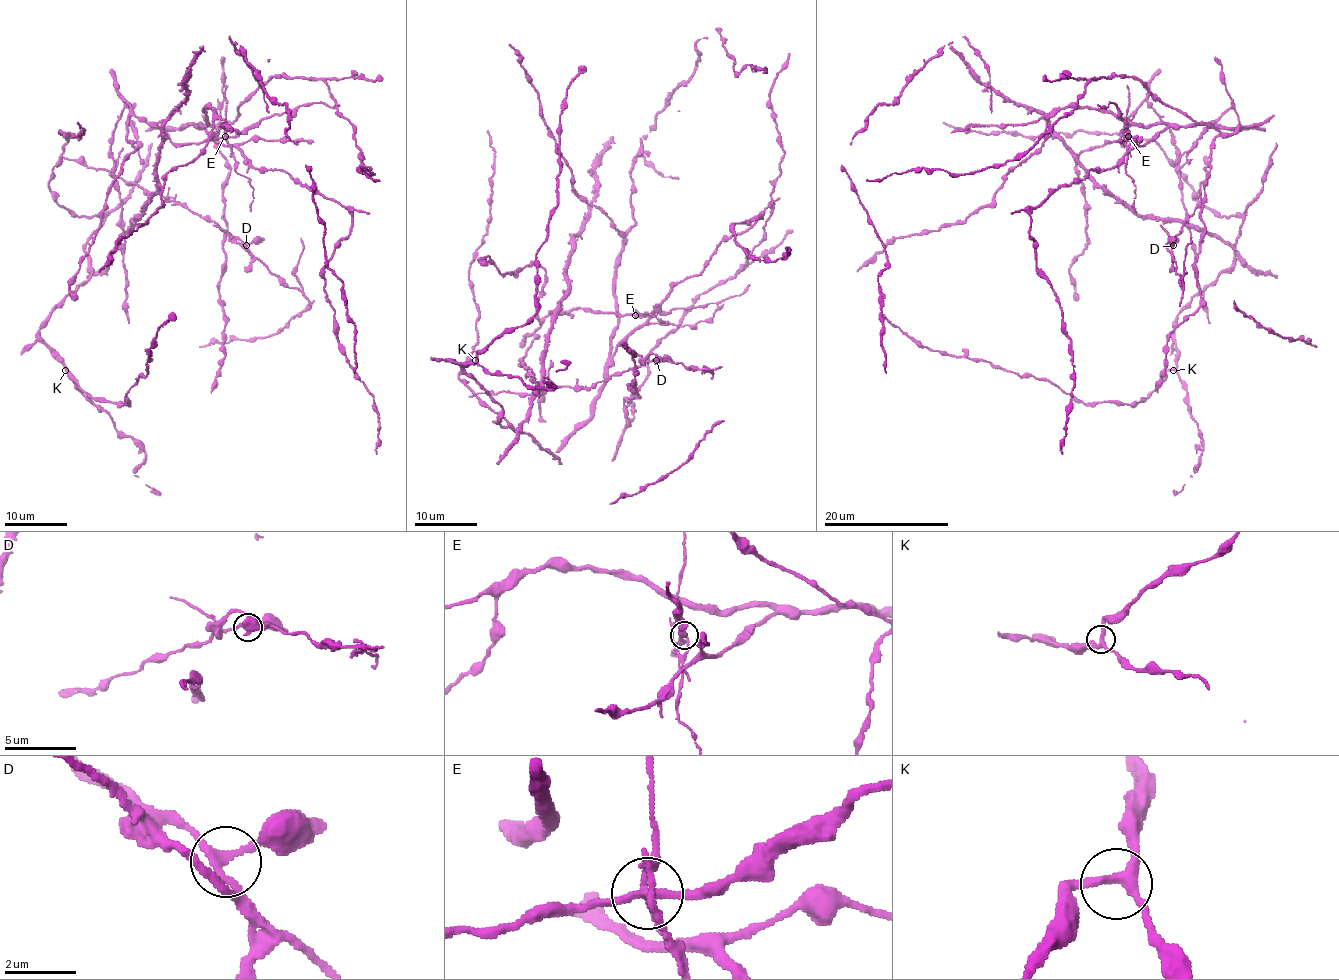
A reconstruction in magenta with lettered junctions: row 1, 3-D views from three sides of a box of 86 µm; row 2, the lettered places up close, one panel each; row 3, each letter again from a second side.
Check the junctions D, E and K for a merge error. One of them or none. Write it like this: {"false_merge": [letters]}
{"false_merge": ["E"]}

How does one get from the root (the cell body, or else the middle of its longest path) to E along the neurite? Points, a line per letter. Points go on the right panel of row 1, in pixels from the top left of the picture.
E: (1178, 166), (1170, 128), (1145, 102), (1128, 117), (1120, 138), (1123, 144), (1128, 136)

